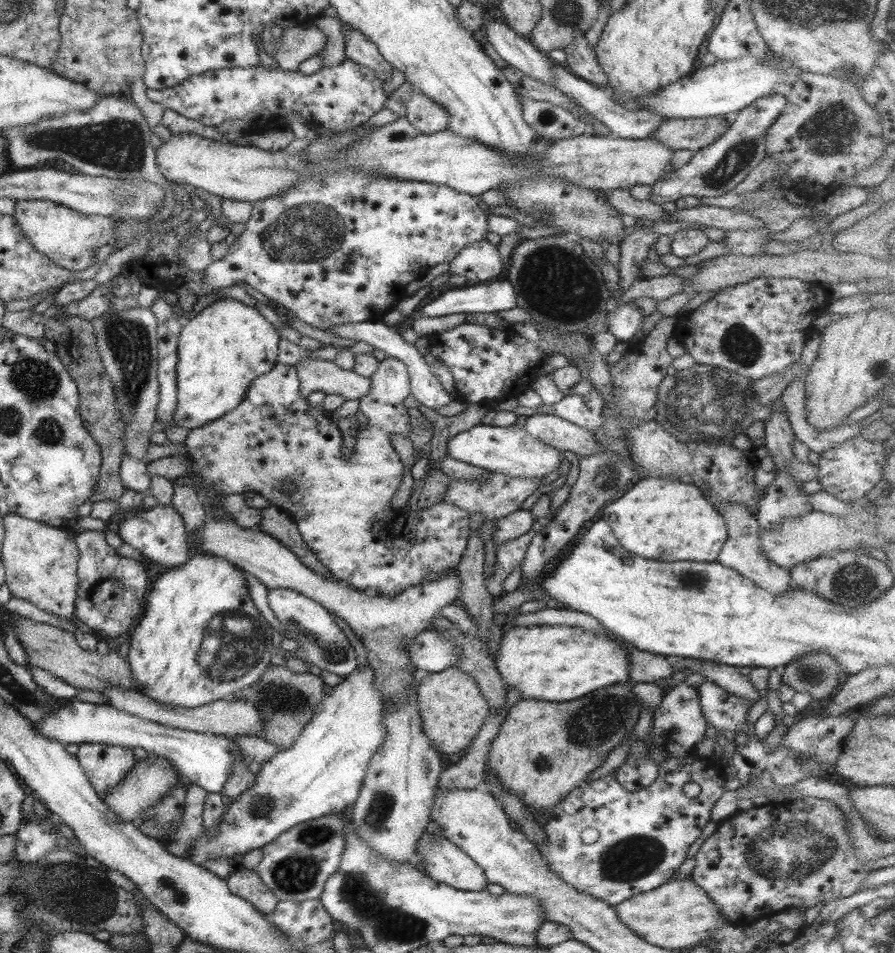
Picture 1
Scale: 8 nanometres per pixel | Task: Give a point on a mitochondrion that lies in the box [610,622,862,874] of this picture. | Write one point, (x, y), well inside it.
(811, 674)

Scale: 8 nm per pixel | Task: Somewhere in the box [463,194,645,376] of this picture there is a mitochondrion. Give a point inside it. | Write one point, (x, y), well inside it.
(538, 260)

